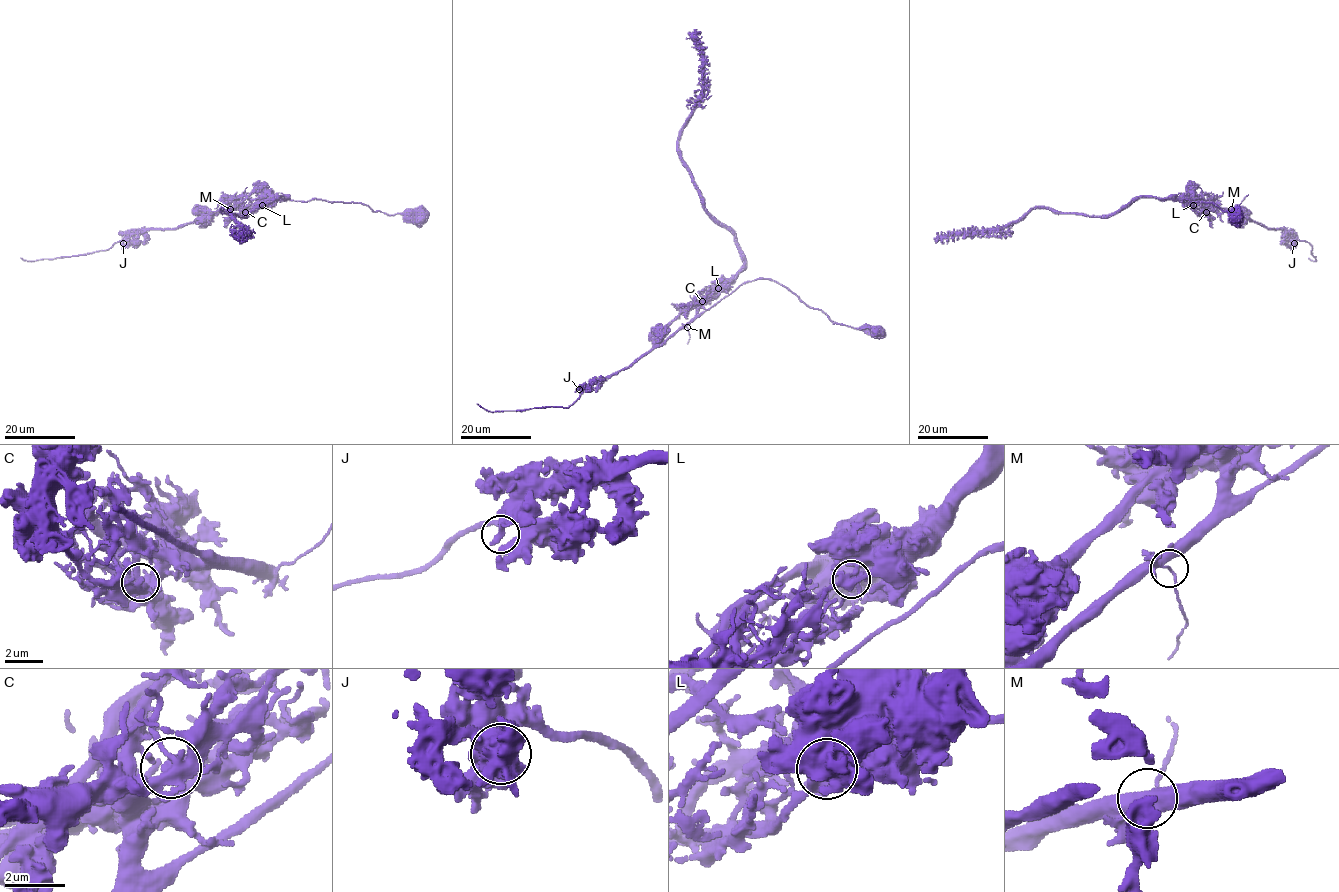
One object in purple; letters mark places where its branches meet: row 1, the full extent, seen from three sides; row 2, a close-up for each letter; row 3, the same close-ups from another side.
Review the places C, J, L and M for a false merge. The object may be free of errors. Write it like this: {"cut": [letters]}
{"cut": ["L"]}

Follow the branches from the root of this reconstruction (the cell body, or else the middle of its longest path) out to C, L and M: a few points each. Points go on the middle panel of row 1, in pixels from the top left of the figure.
C: (877, 333), (871, 336), (858, 328), (833, 322), (768, 279), (742, 283), (699, 313), (702, 301)
L: (877, 333), (871, 336), (858, 328), (833, 322), (768, 279), (742, 283), (699, 313), (719, 288)
M: (877, 333), (871, 336), (858, 328), (833, 322), (768, 279), (742, 283), (687, 327)

